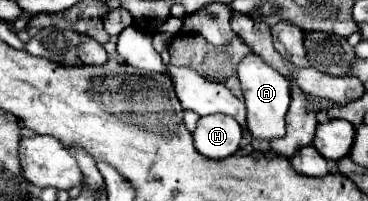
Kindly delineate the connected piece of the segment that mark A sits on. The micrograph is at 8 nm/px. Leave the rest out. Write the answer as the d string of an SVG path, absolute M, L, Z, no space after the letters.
M248 52L238 64L238 80L244 92L244 102L248 108L248 130L258 140L276 140L284 136L284 116L290 106L290 82L286 76L280 76L270 64L264 64L262 56L256 52Z

